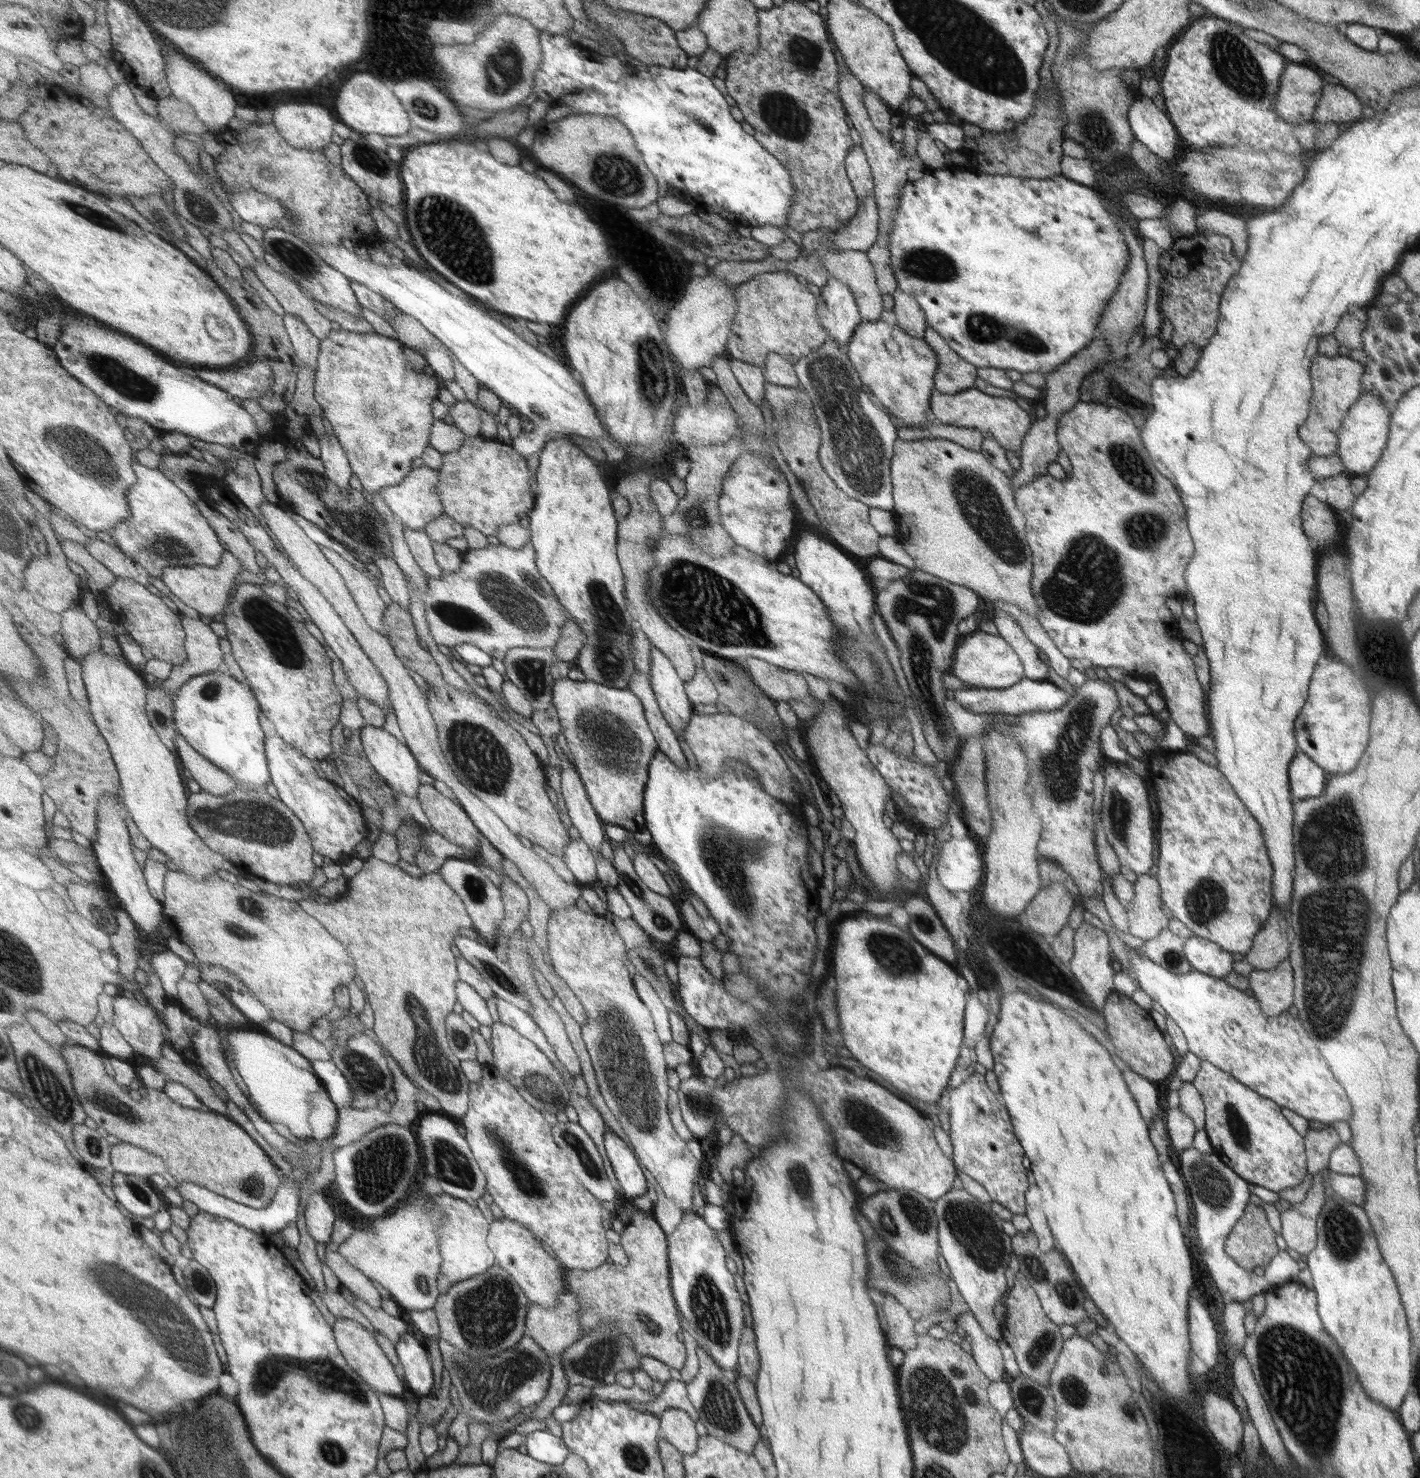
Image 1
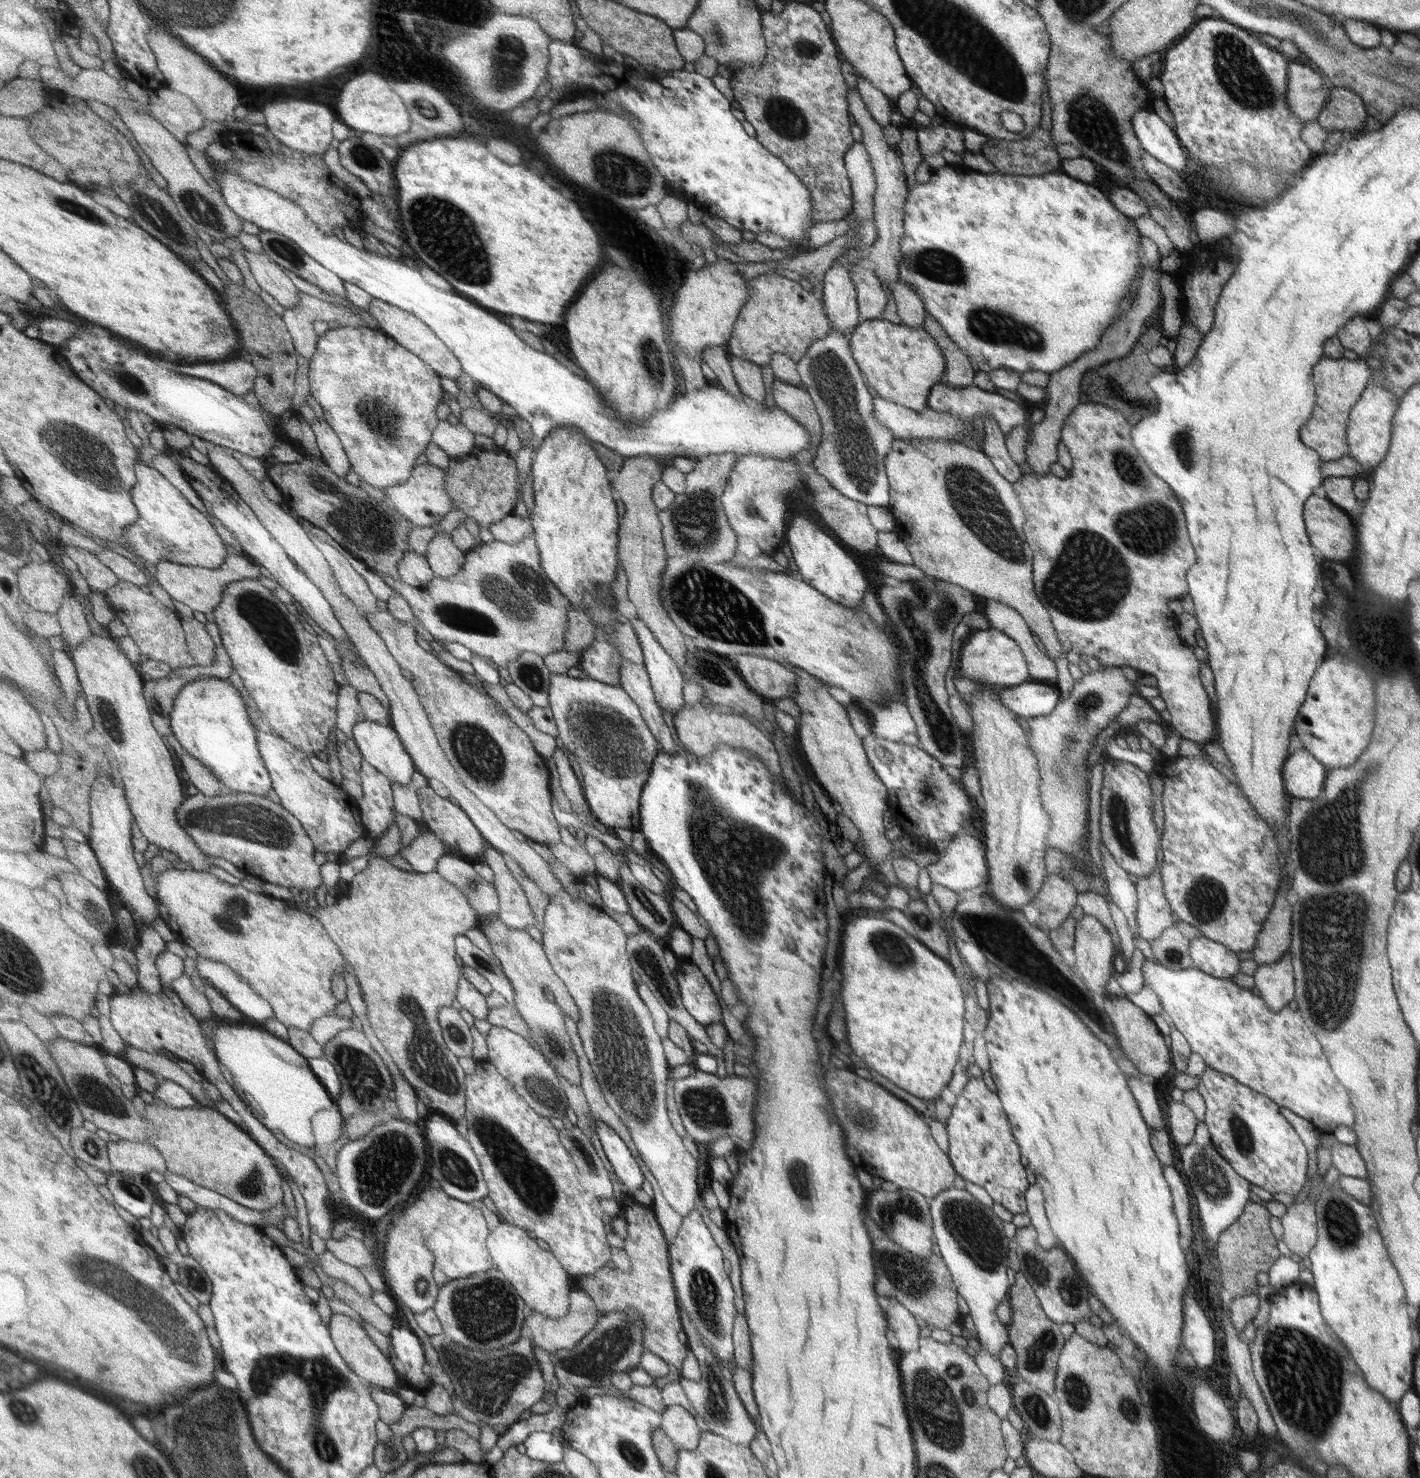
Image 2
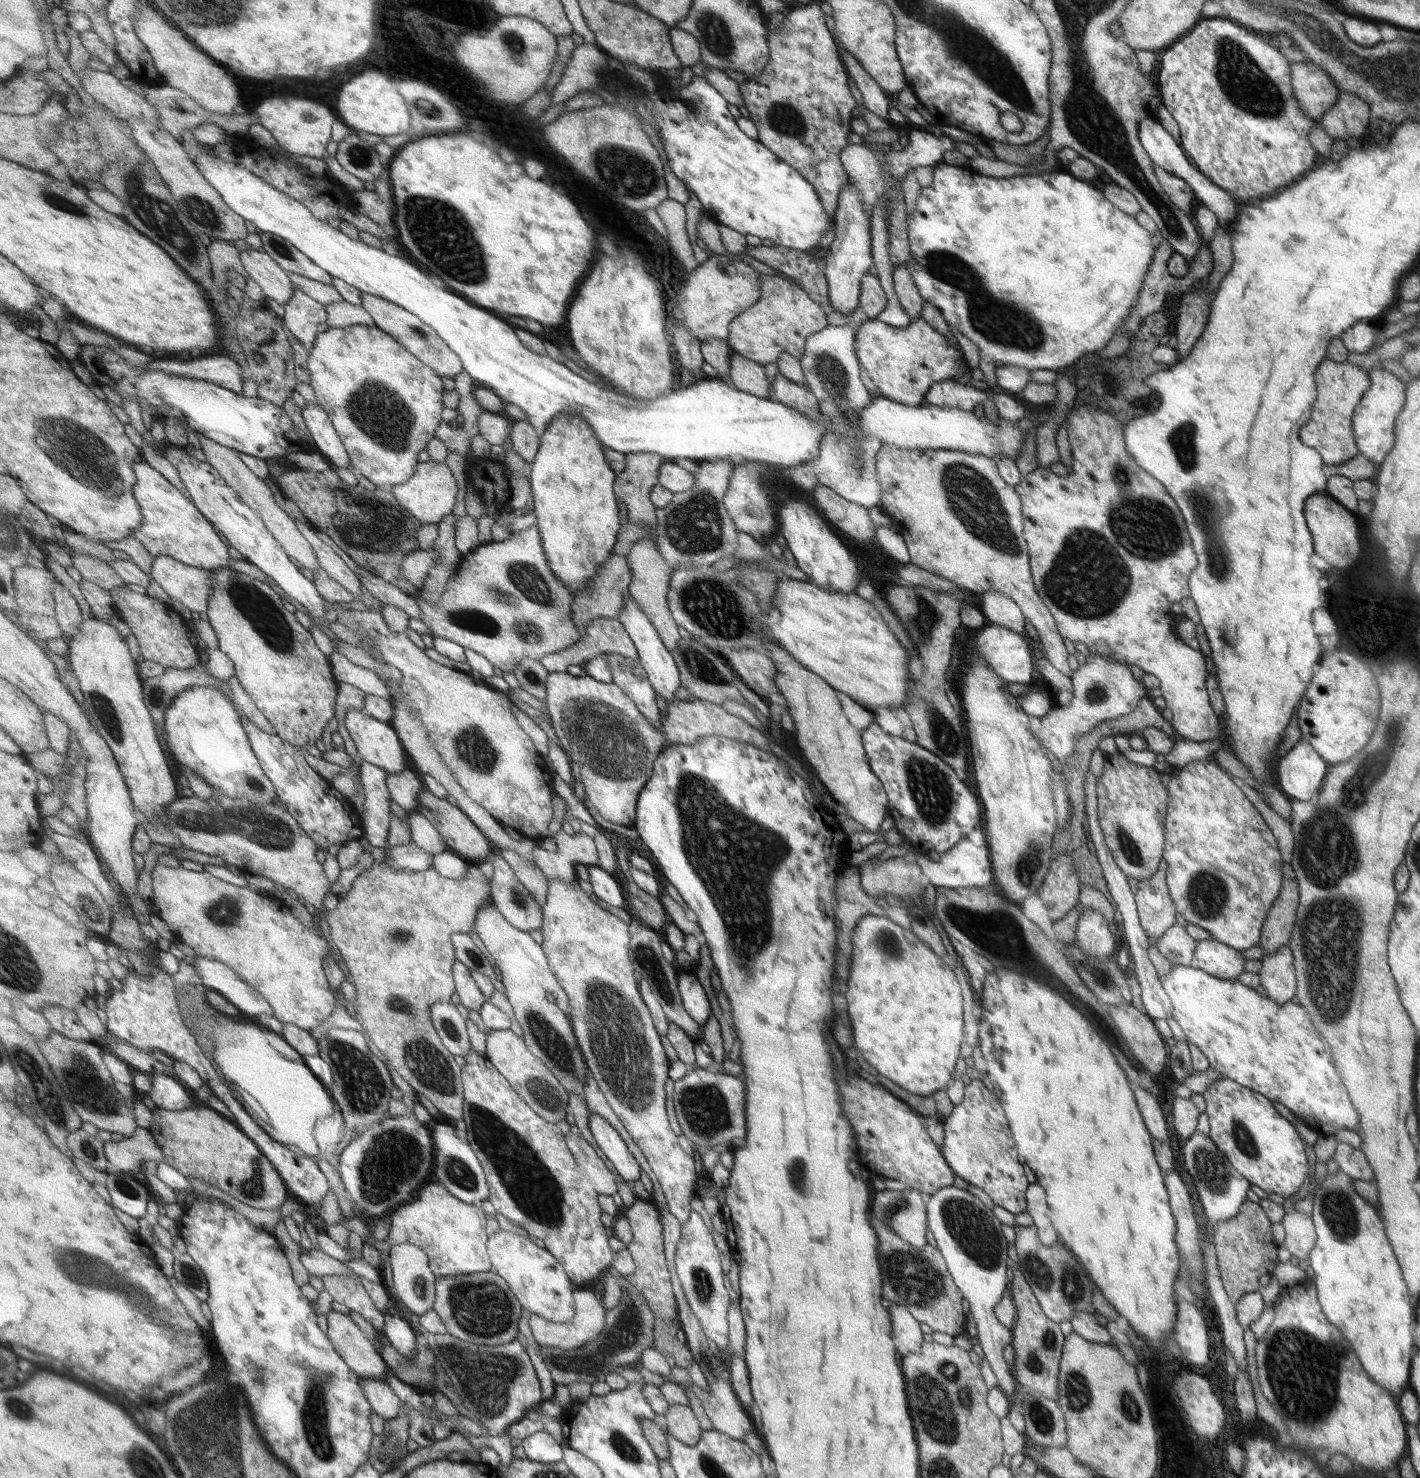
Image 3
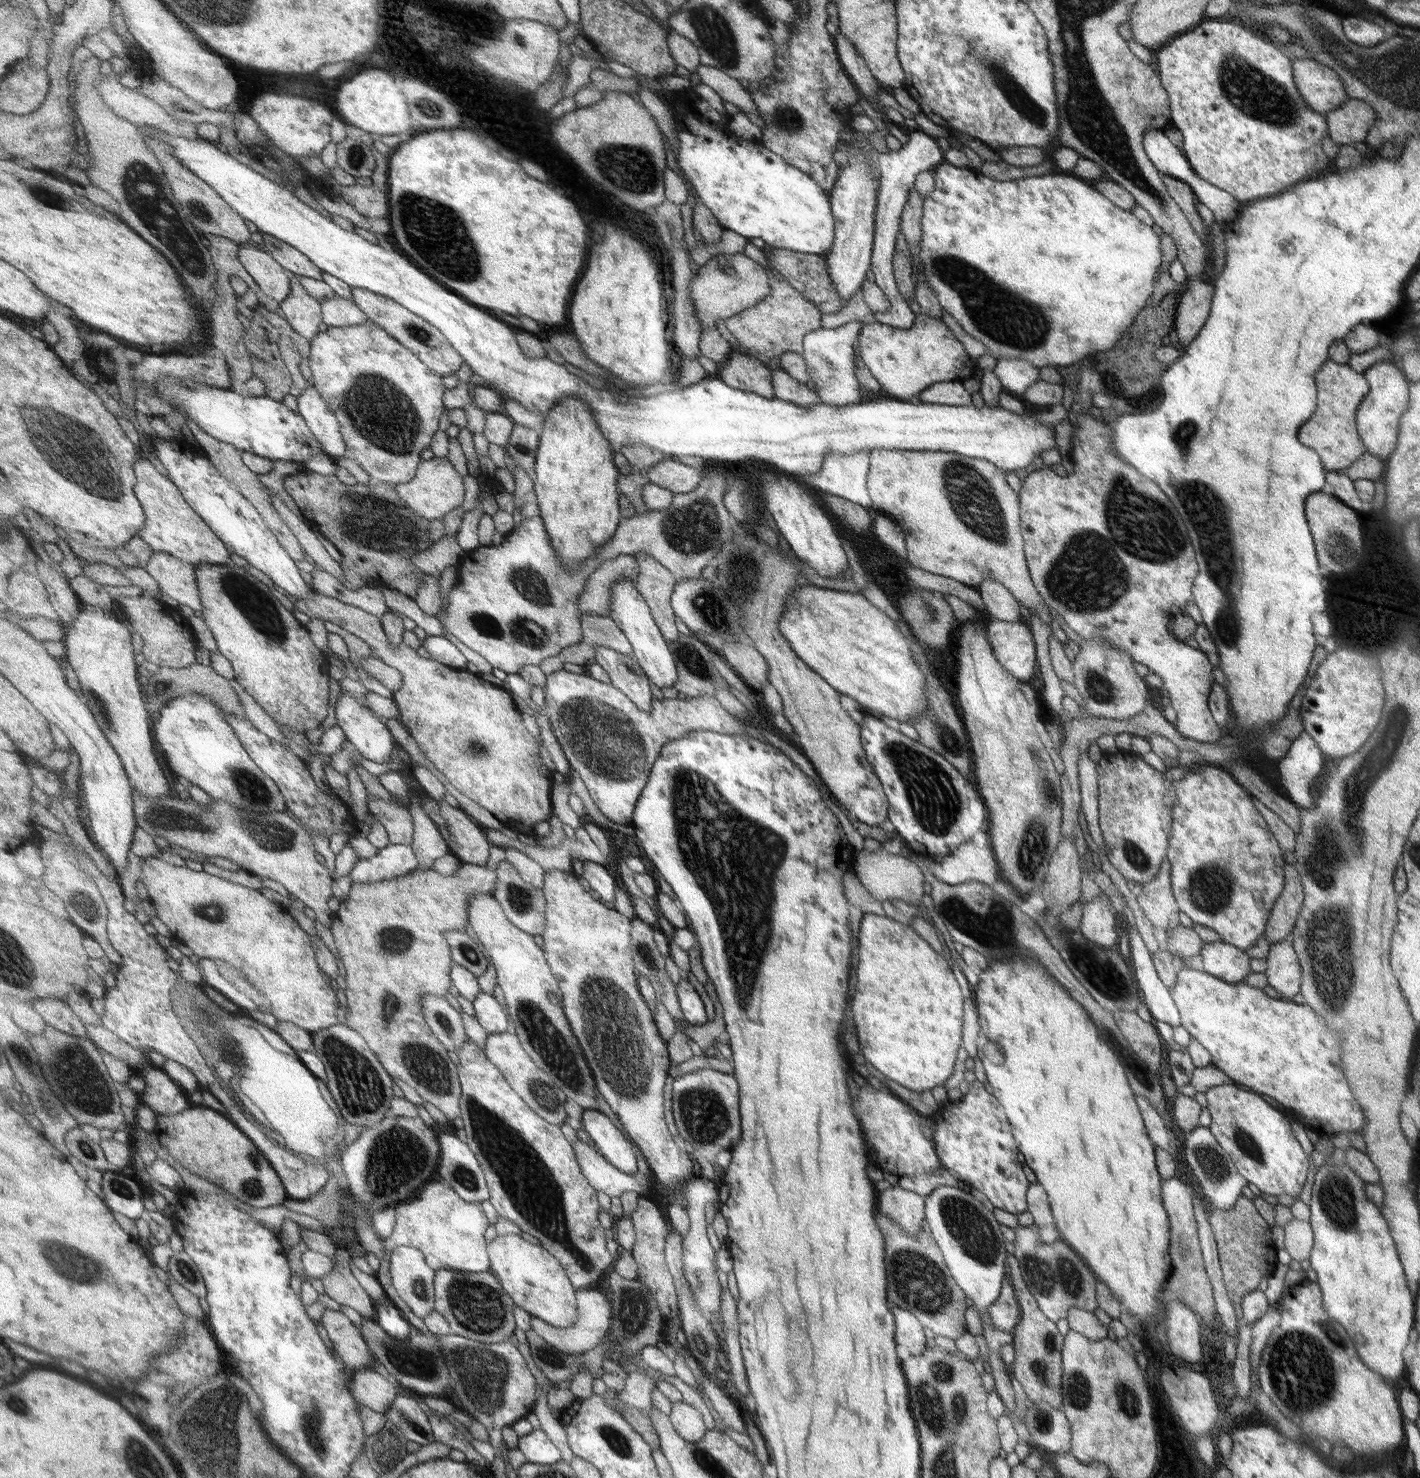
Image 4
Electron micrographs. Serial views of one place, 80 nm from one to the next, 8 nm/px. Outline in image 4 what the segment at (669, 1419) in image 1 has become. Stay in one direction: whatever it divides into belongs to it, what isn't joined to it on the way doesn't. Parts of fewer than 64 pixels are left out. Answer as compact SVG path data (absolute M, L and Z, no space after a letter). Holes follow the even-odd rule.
M684 1401L674 1403L670 1417L677 1432L689 1442L697 1443L708 1434L701 1412Z

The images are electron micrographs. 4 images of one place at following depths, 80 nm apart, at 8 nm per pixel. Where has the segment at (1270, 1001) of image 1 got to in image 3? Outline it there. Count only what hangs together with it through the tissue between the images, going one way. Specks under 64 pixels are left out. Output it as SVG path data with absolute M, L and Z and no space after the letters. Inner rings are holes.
M1281 947L1272 955L1263 956L1258 972L1260 985L1267 997L1277 1005L1287 1003L1296 994L1296 973L1290 948Z

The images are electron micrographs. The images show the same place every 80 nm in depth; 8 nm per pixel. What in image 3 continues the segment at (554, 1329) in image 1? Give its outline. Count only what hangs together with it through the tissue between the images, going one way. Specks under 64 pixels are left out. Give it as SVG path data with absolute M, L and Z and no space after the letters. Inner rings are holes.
M576 1290L576 1315L571 1322L551 1322L539 1315L530 1315L529 1323L533 1336L539 1345L554 1346L565 1350L584 1348L584 1346L595 1340L607 1324L608 1309L601 1304L601 1298L593 1290Z

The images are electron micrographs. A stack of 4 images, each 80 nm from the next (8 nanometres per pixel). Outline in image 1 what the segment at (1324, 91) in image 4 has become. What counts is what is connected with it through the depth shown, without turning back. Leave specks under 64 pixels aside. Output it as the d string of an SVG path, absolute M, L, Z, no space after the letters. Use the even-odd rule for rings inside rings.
M1290 63L1280 77L1280 91L1274 104L1277 116L1293 126L1311 122L1323 87L1324 83L1313 70Z

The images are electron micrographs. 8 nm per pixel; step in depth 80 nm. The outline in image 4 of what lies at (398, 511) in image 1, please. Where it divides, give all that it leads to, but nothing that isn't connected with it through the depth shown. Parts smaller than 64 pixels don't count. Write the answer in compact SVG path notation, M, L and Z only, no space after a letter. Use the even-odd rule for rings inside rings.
M434 456L432 459L424 460L419 465L415 479L405 484L396 485L398 493L411 508L420 512L427 520L443 519L451 511L460 507L465 502L465 480L455 470L455 466L449 462L447 457Z

